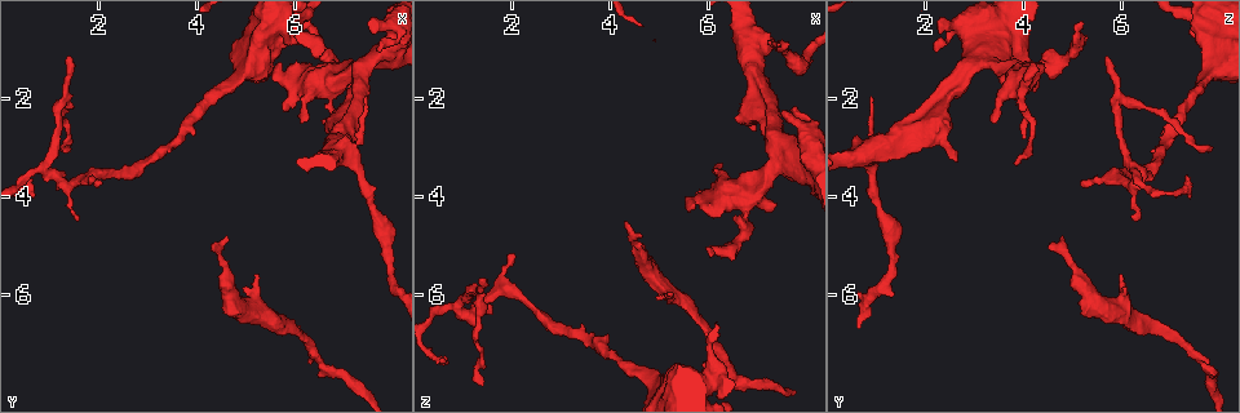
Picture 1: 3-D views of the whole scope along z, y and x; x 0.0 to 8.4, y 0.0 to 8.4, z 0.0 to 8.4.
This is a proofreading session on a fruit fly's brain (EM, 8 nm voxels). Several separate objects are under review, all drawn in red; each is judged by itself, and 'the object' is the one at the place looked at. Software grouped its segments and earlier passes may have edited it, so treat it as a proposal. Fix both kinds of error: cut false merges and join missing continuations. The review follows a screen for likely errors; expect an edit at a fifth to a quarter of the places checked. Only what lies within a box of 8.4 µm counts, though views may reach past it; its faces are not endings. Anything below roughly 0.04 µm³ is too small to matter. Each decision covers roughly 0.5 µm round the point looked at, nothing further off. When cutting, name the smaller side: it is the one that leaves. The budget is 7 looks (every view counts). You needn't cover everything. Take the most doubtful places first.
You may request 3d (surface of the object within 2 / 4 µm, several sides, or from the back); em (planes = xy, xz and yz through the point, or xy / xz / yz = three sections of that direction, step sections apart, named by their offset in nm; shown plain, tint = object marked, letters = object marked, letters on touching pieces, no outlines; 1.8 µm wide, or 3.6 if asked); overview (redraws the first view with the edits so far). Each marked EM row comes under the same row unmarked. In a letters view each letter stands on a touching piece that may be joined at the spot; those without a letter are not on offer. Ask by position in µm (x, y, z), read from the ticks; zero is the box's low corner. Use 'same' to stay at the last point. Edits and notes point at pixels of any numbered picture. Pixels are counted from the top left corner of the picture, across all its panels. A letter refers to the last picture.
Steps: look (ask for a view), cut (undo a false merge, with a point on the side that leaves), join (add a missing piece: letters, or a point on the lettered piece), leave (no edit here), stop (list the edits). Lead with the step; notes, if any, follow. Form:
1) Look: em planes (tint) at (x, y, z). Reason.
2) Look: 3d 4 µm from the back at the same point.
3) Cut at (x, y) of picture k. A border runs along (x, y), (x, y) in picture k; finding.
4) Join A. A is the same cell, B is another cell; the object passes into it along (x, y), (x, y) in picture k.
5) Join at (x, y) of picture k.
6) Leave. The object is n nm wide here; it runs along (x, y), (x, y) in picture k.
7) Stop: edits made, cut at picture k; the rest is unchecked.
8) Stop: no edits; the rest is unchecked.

Look: 3d 2 µm at (7.40, 2.00, 0.95).

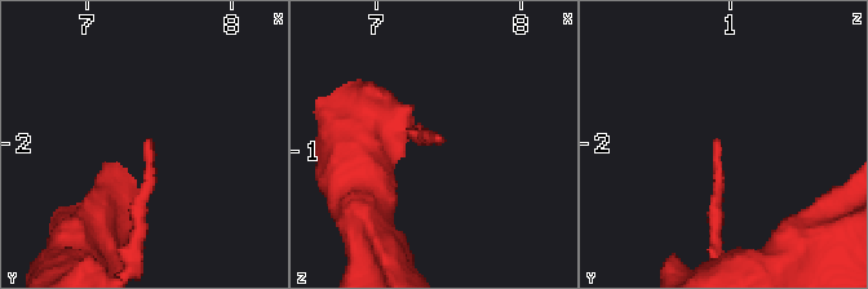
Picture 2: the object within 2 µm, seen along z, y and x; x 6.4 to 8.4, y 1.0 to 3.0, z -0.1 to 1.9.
Look: em planes (letters) at (7.48, 1.98, 0.94). Shape alone is not enough.

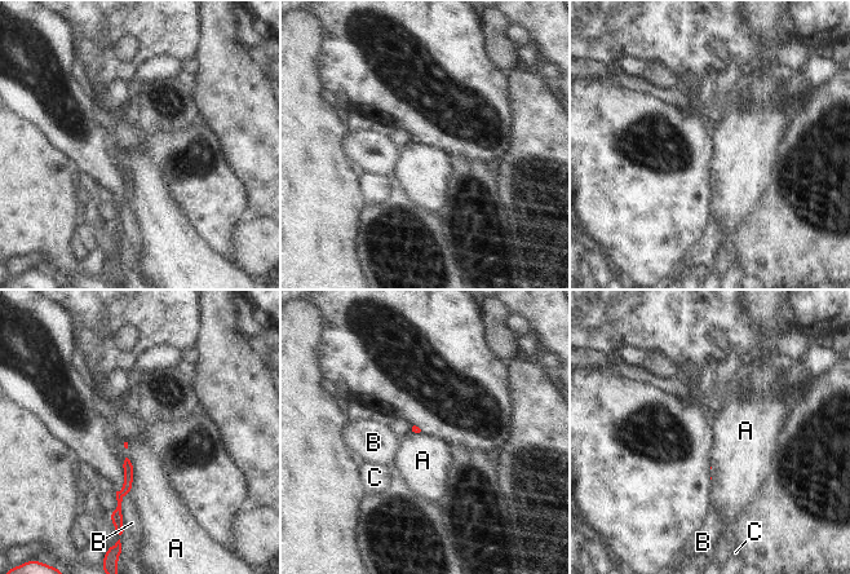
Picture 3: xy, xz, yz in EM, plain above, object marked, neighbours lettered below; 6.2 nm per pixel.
Leave. A, B and C are other cells; none of them fits.

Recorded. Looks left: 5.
Look: em planes (letters) at (4.35, 4.95, 4.50). Branch stops here.

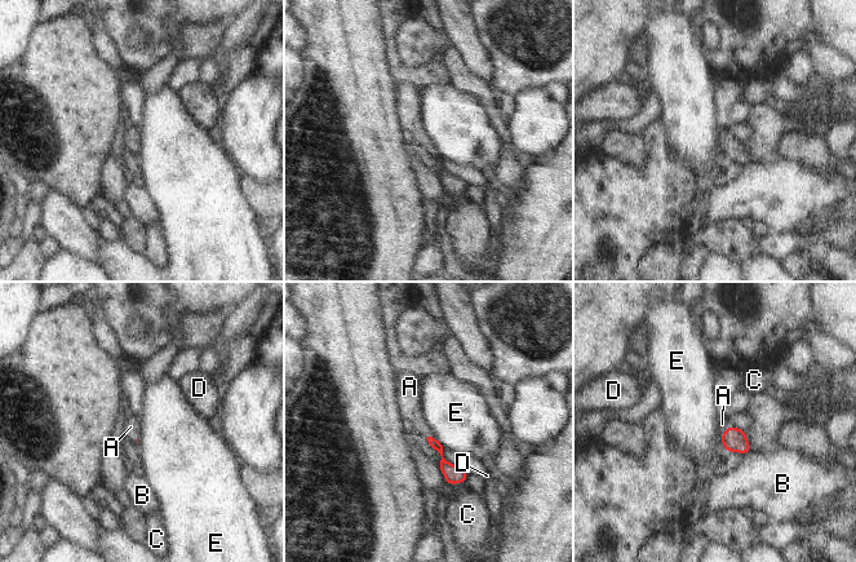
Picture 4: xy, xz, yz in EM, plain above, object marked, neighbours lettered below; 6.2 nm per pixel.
Join A. The longest contact is with E, 120 nm; A is the same cell, B, C, D and E are other cells; it goes on there.

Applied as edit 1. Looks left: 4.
Look: overview.

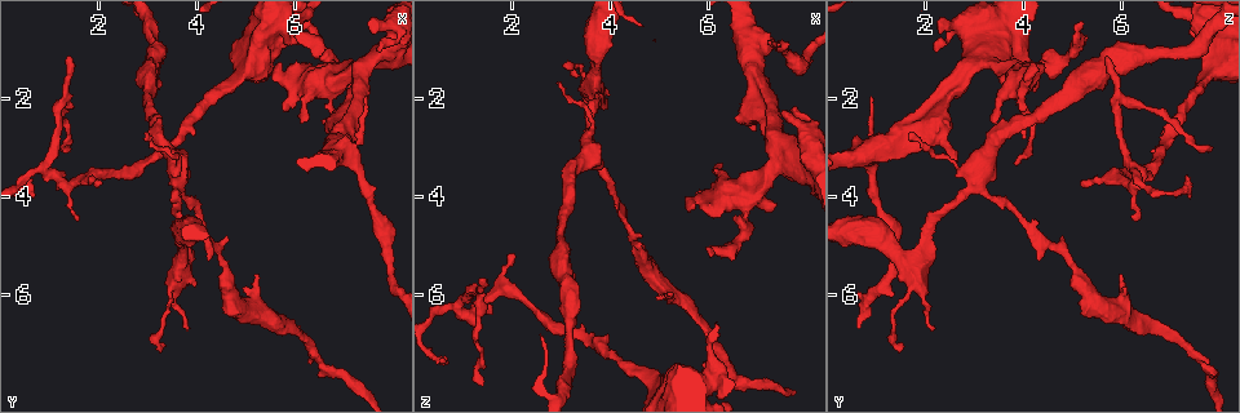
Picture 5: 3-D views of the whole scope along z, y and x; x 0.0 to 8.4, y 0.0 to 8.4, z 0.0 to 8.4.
Look: 3d 4 µm at (1.25, 2.10, 5.95). Abrupt turn.

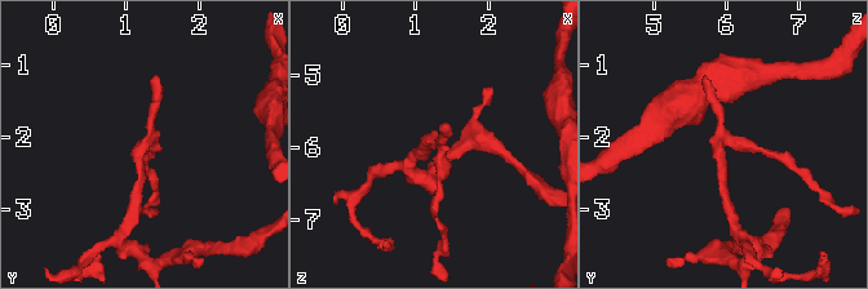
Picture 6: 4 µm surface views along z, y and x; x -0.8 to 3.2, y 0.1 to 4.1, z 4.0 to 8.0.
Look: em planes (tint) at (1.30, 2.05, 5.90). Shape alone is not enough.

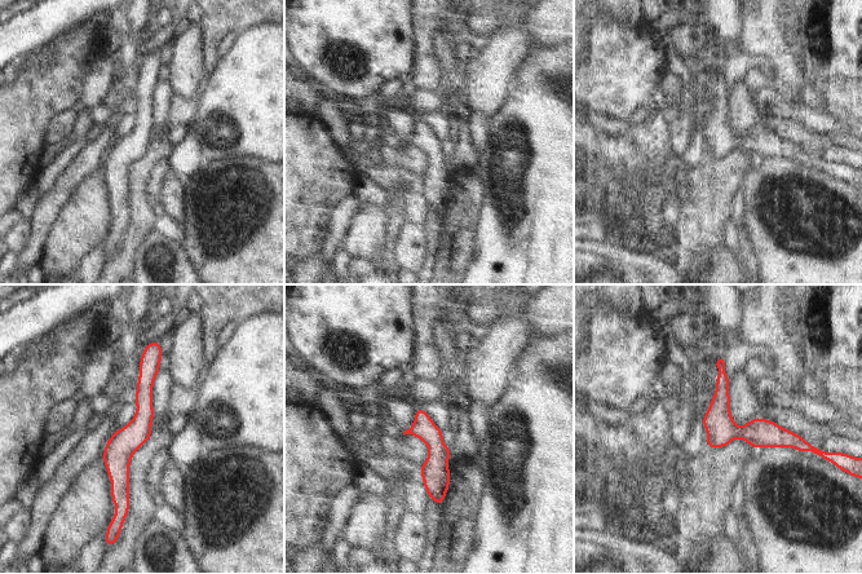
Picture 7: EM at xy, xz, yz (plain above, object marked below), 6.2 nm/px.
Look: em planes (letters) at the same point.

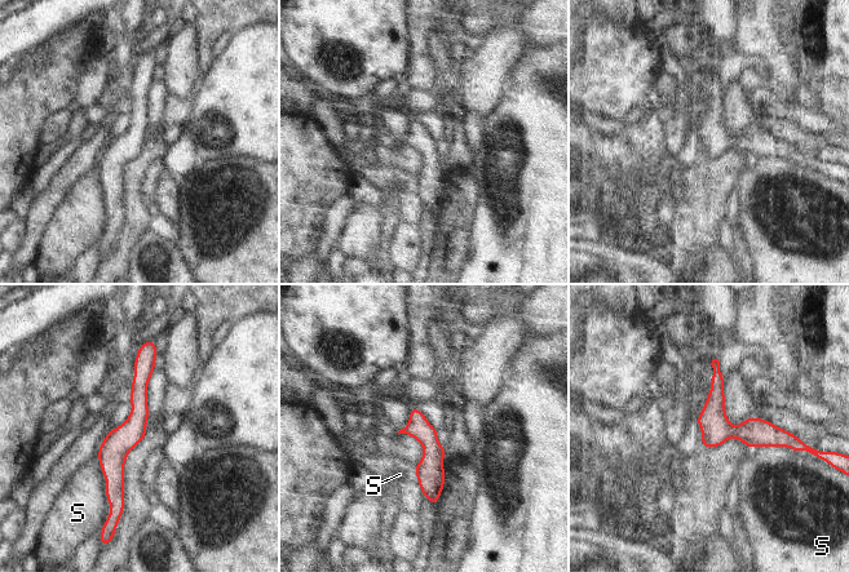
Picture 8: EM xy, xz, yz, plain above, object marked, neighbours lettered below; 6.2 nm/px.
Leave. The object is 140 nm wide here; S is another cell; a border runs along (98, 461), (105, 478), (109, 515) in picture 8; continuous, no second cell.

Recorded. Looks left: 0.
Stop: edits made, join at picture 4; the rest is unchecked.

